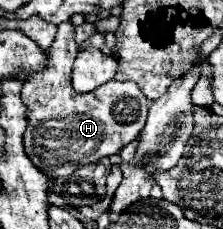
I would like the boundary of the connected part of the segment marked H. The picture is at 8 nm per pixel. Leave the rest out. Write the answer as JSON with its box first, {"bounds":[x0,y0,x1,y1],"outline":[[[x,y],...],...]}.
{"bounds":[21,21,149,177],"outline":[[[65,21],[59,25],[57,37],[55,37],[53,45],[49,47],[49,69],[45,69],[45,73],[37,73],[37,77],[29,77],[29,81],[25,81],[23,89],[21,89],[21,101],[27,107],[27,131],[23,135],[25,153],[31,159],[31,163],[37,169],[41,169],[47,177],[67,177],[77,167],[95,163],[109,155],[117,155],[121,151],[121,147],[125,147],[127,143],[137,139],[145,127],[149,101],[141,93],[137,83],[109,81],[107,85],[101,85],[87,95],[79,95],[73,91],[71,73],[77,51],[79,51],[79,47],[73,39],[73,25],[71,25],[71,21]]]}

